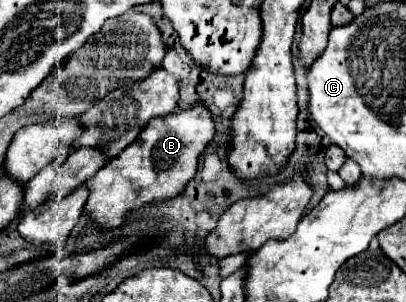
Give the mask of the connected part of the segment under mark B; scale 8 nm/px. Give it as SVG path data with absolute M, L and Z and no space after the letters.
M203 102L189 104L187 108L177 108L175 112L167 114L163 118L153 118L151 122L147 122L143 132L137 136L137 140L131 146L123 148L123 152L119 156L111 158L93 178L89 178L85 182L85 186L89 190L89 200L85 206L87 212L91 212L93 220L99 226L115 228L115 226L123 224L125 212L139 208L143 204L149 204L149 202L169 200L169 198L177 196L179 192L183 192L185 184L195 176L199 156L213 142L213 138L215 138L215 118L213 118L211 110L207 108L207 104L203 104Z

